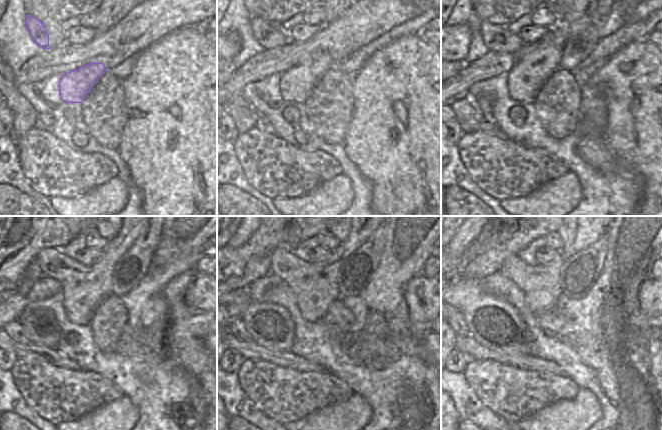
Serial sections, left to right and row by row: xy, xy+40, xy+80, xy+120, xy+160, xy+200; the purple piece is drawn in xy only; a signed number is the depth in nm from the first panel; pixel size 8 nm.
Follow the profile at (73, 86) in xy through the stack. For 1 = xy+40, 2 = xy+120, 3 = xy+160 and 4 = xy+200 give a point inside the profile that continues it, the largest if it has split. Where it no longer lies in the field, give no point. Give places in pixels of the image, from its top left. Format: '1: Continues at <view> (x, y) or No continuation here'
1: Continues at xy+40 (297, 83)
2: Continues at xy+120 (84, 286)
3: Continues at xy+160 (315, 286)
4: Continues at xy+200 (540, 285).

